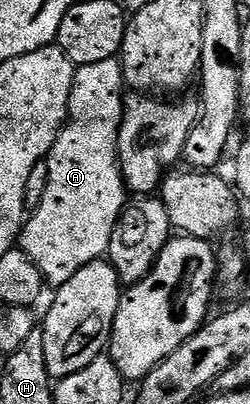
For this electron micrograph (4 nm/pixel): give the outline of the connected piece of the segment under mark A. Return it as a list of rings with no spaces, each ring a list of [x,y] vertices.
[[[119,57],[101,63],[89,63],[76,68],[73,87],[69,95],[67,121],[59,133],[57,143],[45,160],[48,165],[48,182],[41,203],[30,210],[19,235],[18,248],[22,249],[41,271],[48,286],[58,287],[69,283],[81,267],[100,260],[106,254],[115,225],[125,208],[123,173],[119,170],[119,128],[123,122],[125,82],[123,63]]]

